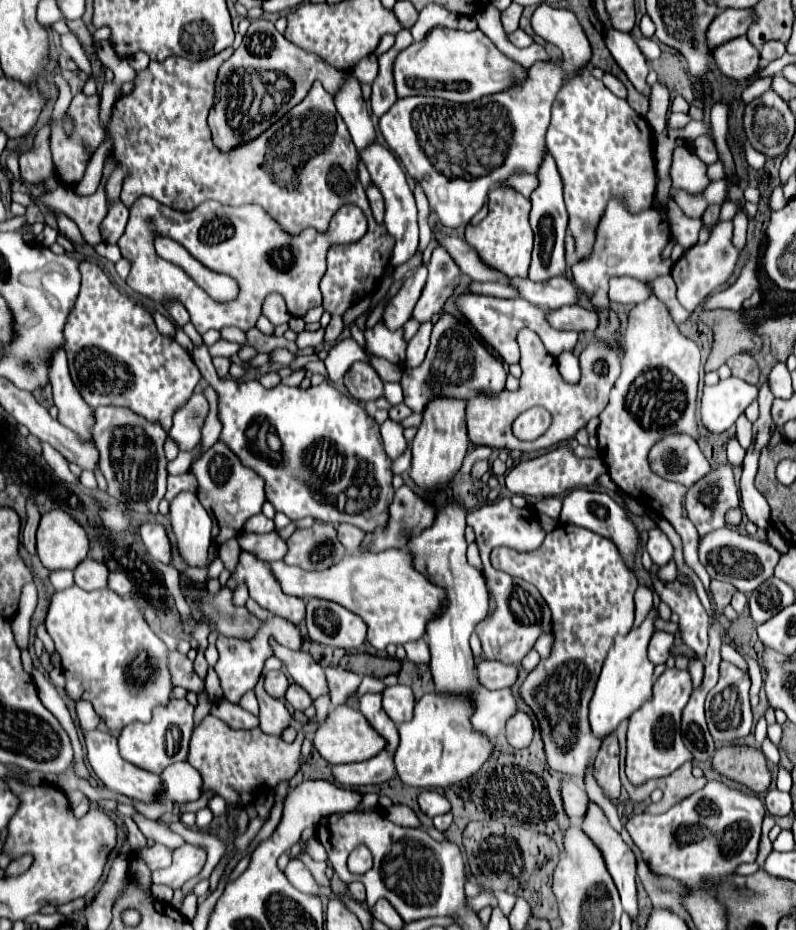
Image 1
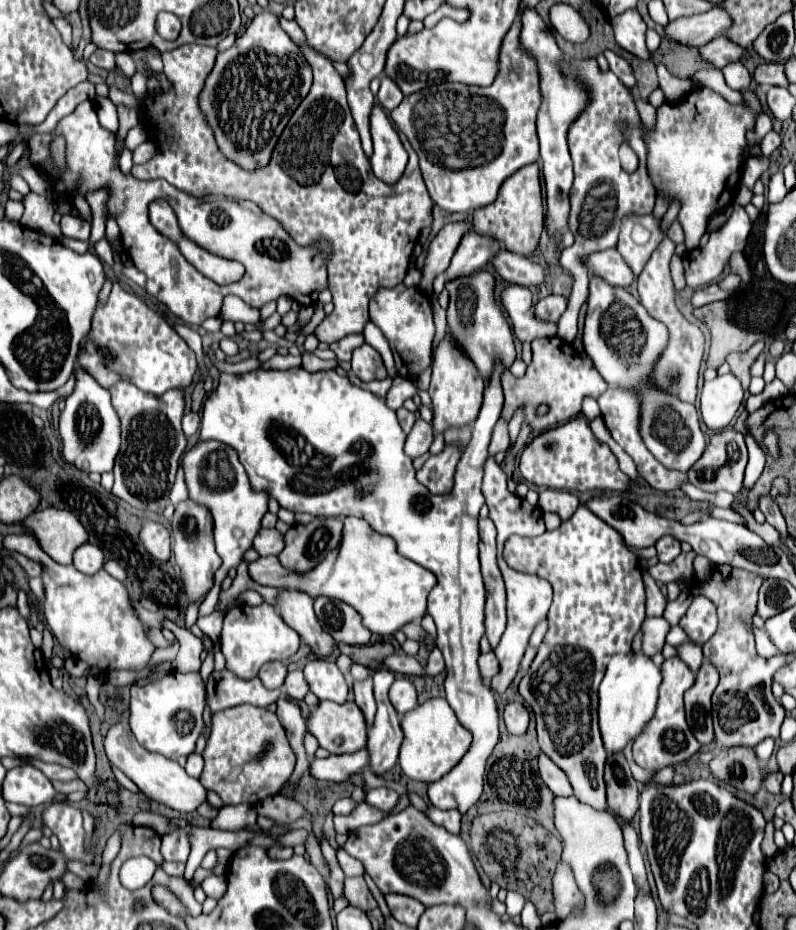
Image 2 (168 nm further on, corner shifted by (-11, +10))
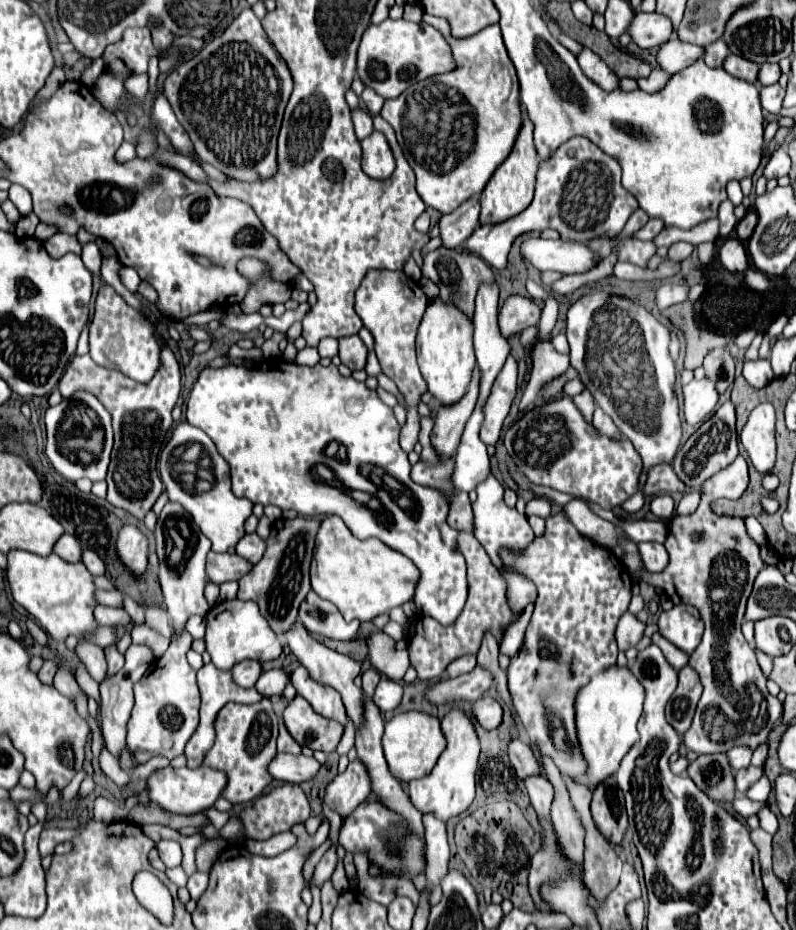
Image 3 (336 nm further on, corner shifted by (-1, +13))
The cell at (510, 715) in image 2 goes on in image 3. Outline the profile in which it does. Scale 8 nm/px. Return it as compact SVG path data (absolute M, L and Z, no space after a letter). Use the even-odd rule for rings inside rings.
M483 697L475 703L475 719L485 729L497 729L503 721L503 707L491 697Z

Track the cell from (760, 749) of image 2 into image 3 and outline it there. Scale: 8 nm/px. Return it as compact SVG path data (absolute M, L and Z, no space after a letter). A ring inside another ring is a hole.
M743 745L743 747L731 749L731 751L727 753L727 757L729 757L729 763L731 763L733 771L739 771L739 769L743 769L743 767L747 767L747 765L751 763L753 751L747 749L747 745Z

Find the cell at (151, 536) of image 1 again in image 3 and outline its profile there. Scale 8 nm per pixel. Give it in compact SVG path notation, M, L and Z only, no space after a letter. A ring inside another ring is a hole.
M123 525L117 539L117 553L127 569L131 569L133 573L143 573L149 563L149 541L139 527Z

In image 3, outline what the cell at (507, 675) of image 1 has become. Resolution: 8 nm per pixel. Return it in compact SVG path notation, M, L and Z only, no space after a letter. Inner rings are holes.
M463 655L463 657L455 659L453 663L449 663L449 667L447 667L447 675L449 675L449 677L459 677L459 675L463 675L463 673L473 671L475 665L477 665L475 655Z

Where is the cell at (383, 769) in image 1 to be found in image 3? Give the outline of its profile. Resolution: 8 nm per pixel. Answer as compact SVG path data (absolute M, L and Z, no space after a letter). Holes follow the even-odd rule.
M279 753L275 761L269 765L269 773L273 779L287 781L287 783L303 783L313 779L321 769L321 763L315 757L305 757L305 755L289 755L289 753Z

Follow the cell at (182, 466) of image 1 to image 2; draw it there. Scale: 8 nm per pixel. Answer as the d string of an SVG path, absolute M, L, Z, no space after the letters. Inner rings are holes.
M495 360L495 368L487 380L483 406L479 410L477 420L473 422L471 440L457 464L455 484L451 492L435 496L431 494L417 478L413 468L413 458L403 452L405 432L401 430L395 410L385 404L385 398L375 396L369 390L363 390L349 382L349 378L337 374L335 370L307 372L305 368L289 368L289 370L253 370L247 374L227 374L221 372L219 386L209 394L201 412L201 428L199 440L219 440L231 446L245 472L249 476L251 488L255 492L267 492L269 498L275 498L281 508L291 512L307 512L313 516L357 516L363 518L373 532L391 536L397 544L397 552L419 566L431 570L437 576L437 584L429 594L427 612L433 616L437 626L437 648L445 656L447 678L445 692L447 702L457 714L463 728L473 734L473 742L469 752L459 760L459 764L443 776L441 780L429 784L427 796L433 806L441 810L459 810L465 814L483 794L483 776L491 750L499 738L499 712L495 706L495 694L485 680L479 676L477 656L479 656L479 640L485 634L485 584L479 568L479 532L477 518L479 510L485 504L481 492L483 480L483 464L489 456L491 432L501 416L503 408L503 390L501 390L501 374L503 364Z

